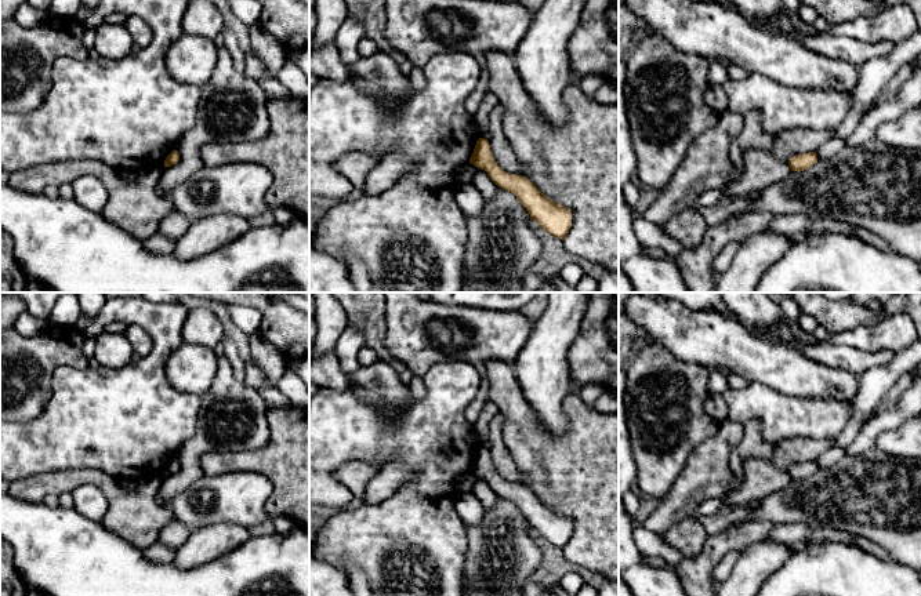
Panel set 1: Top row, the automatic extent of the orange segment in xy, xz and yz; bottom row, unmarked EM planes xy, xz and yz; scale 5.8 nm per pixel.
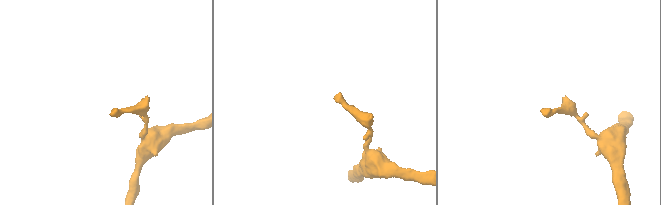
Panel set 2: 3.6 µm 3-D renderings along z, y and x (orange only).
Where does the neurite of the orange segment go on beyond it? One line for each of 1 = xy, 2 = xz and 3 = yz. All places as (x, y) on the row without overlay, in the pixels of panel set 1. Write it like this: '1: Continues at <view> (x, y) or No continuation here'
1: No continuation here
2: No continuation here
3: No continuation here

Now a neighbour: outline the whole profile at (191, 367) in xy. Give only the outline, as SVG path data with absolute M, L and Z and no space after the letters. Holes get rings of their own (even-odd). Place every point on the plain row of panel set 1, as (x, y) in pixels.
M184 342L166 363L170 384L186 393L203 397L217 374L217 356L213 349Z

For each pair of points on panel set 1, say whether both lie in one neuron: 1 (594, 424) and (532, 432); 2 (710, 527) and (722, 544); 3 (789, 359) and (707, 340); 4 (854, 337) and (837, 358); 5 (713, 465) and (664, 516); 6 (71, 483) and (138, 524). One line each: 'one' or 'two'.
1: one
2: two
3: one
4: two
5: one
6: one

